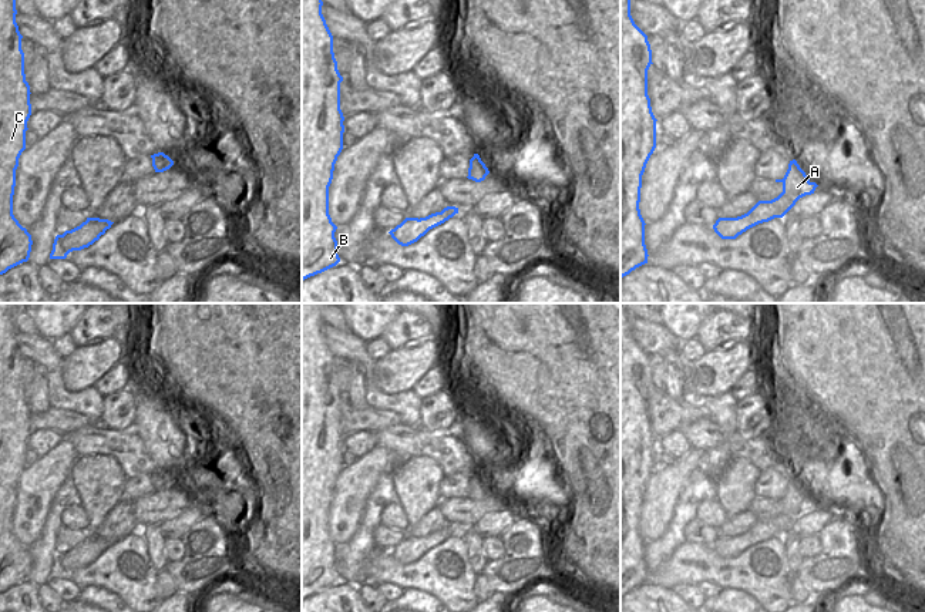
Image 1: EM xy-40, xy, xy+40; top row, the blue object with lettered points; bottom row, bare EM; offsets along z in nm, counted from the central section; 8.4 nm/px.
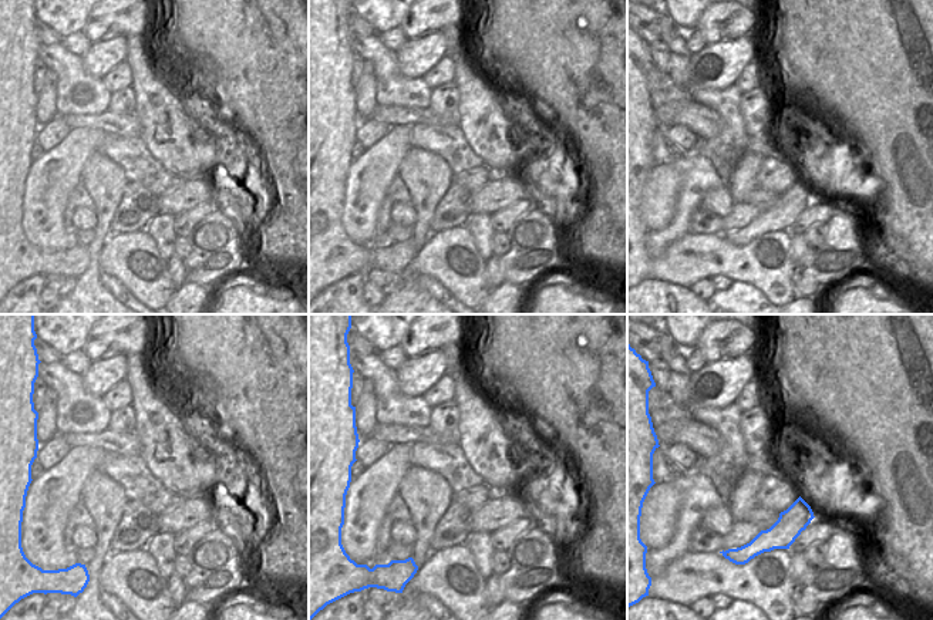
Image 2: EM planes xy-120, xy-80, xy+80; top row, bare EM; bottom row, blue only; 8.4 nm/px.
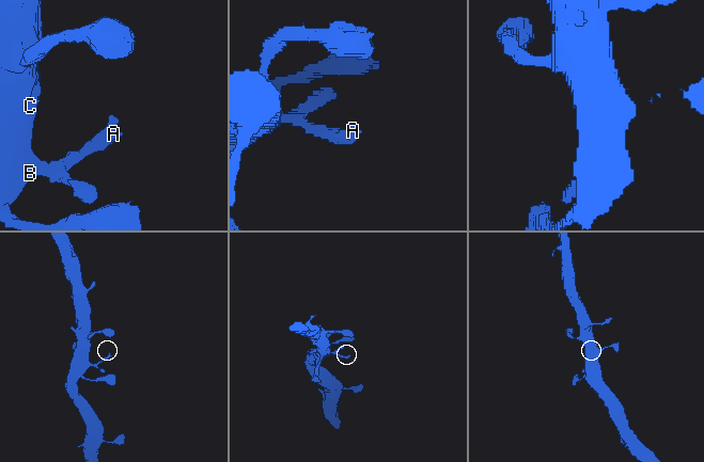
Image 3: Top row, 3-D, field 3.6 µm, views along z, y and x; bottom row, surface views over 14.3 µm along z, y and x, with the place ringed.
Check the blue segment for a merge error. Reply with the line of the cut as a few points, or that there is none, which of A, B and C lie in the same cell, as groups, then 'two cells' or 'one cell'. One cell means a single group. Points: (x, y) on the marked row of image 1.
cut none; groups A B C; one cell

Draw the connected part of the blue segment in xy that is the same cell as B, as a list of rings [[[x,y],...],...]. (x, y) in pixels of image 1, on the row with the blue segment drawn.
[[[302,0],[302,282],[340,262],[334,232],[337,226],[329,215],[329,186],[334,164],[343,149],[344,117],[340,110],[340,83],[333,53],[333,36],[322,14],[322,0]]]

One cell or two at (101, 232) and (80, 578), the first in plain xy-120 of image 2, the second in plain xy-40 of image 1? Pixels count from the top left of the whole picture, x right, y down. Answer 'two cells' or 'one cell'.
two cells

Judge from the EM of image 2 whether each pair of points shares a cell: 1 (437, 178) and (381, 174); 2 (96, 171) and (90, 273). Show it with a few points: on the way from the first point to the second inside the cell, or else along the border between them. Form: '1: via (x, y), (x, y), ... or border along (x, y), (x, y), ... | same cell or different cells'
1: border along (411, 147), (396, 174) | different cells
2: via (100, 196), (101, 238), (94, 248) | same cell

